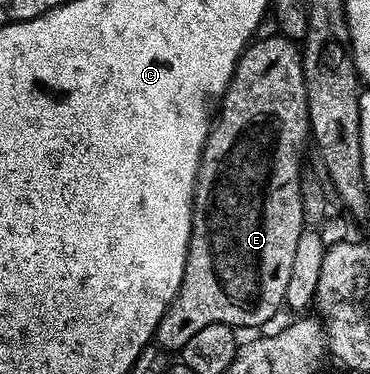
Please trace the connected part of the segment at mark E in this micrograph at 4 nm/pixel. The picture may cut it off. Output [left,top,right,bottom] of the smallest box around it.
[157,34,311,350]

